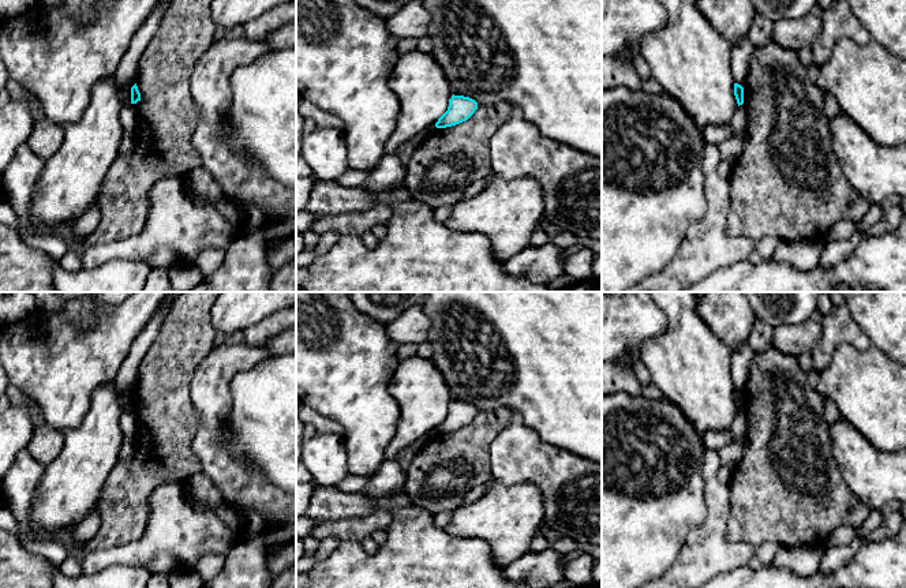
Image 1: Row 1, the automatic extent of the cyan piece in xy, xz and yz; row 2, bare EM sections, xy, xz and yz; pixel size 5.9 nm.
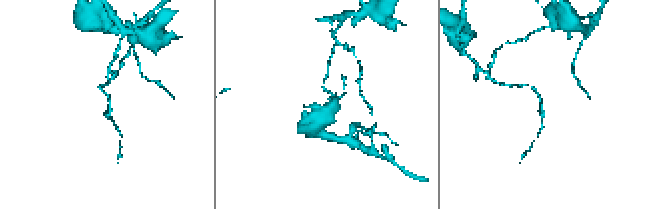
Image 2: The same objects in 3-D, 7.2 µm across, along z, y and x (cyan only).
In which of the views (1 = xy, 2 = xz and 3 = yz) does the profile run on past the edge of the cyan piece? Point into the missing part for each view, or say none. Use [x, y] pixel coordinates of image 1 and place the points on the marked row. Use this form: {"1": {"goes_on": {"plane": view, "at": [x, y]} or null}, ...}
{"1": {"goes_on": null}, "2": {"goes_on": null}, "3": {"goes_on": null}}

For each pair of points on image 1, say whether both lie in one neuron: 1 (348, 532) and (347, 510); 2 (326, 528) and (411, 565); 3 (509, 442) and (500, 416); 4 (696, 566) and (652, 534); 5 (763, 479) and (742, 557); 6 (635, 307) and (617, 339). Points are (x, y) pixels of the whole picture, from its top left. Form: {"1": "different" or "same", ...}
{"1": "different", "2": "different", "3": "different", "4": "different", "5": "different", "6": "same"}

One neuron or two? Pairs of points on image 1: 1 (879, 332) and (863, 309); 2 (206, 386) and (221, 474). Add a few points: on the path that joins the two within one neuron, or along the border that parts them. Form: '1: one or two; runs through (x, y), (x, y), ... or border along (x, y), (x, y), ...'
1: one; runs through (879, 326), (868, 314)
2: one; runs through (212, 408), (212, 452)

